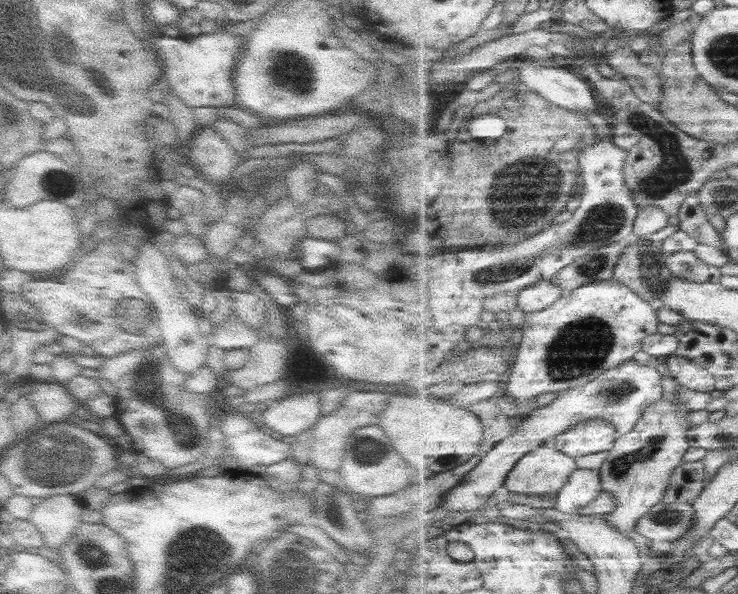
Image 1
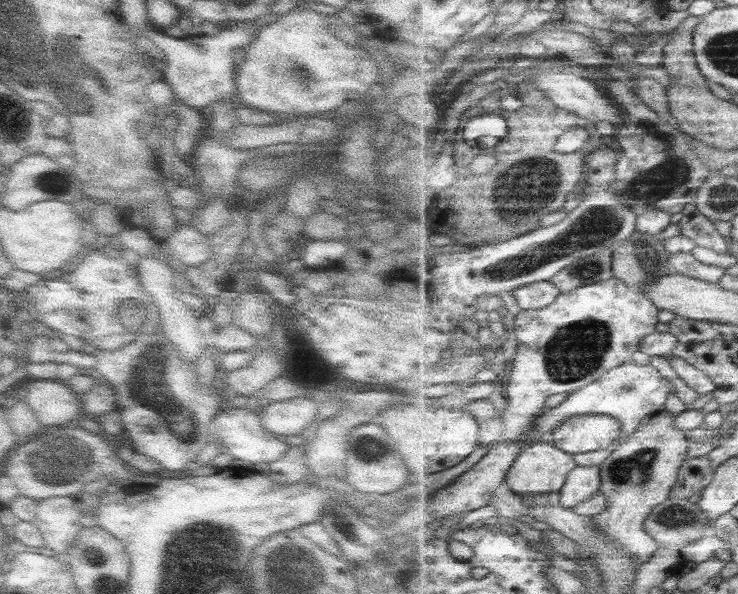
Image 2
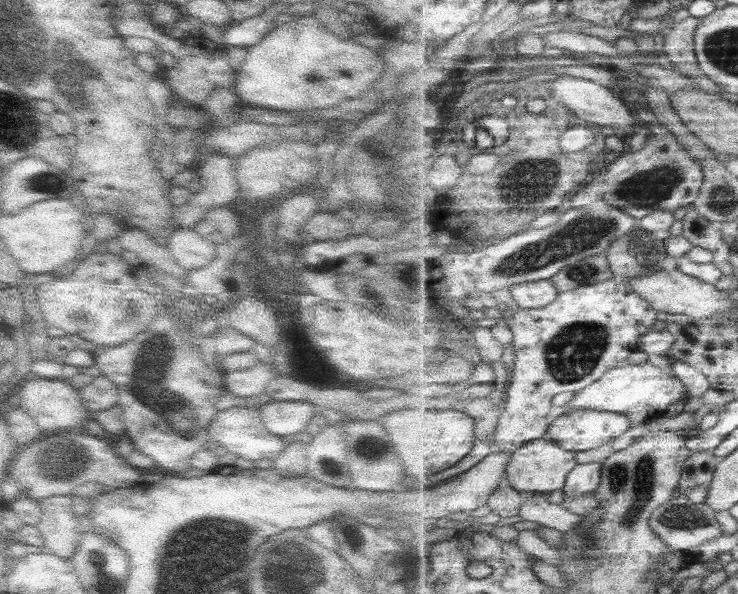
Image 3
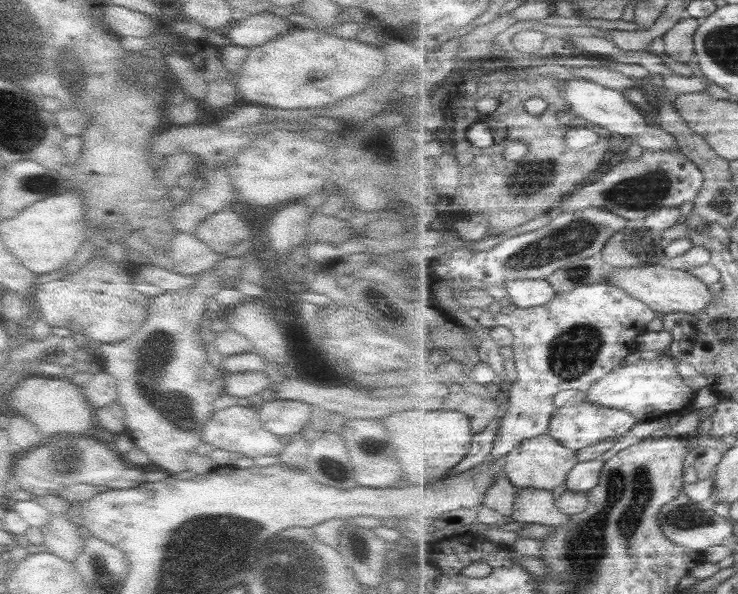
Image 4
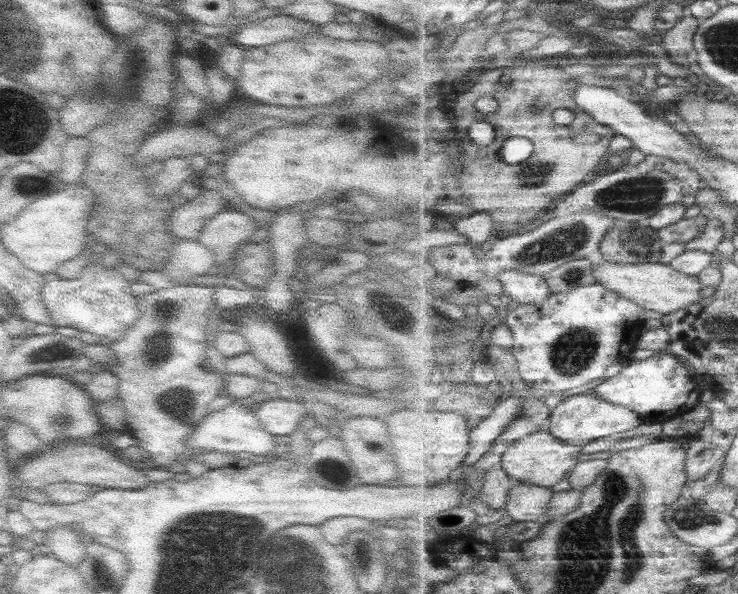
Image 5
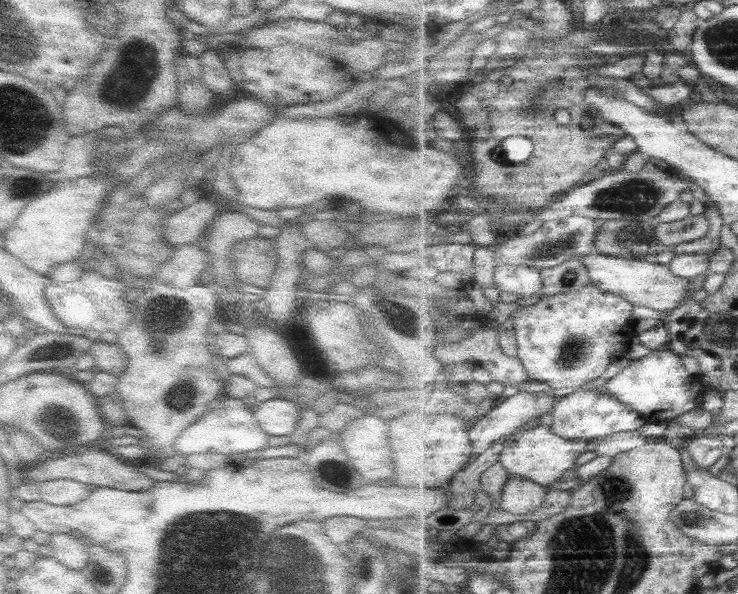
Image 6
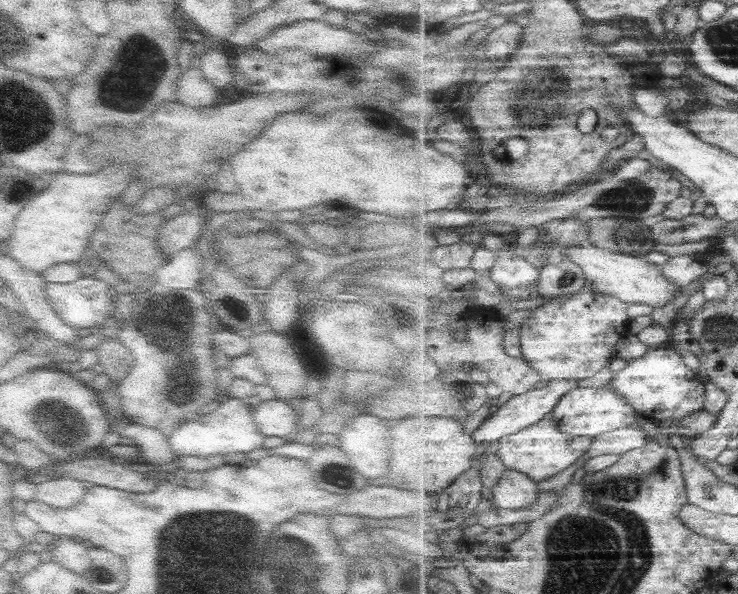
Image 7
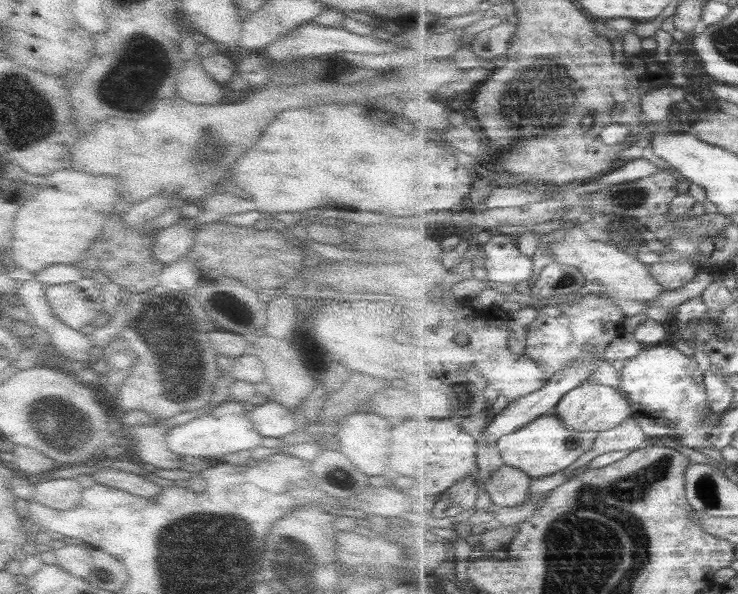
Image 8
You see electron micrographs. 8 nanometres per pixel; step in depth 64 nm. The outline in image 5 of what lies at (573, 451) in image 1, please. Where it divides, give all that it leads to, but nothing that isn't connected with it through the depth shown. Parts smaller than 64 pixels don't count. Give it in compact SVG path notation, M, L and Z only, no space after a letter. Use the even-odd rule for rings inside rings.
M590 389L562 399L556 407L552 409L547 431L556 438L563 440L565 444L571 446L581 446L595 442L599 438L605 438L613 434L628 432L641 426L645 419L634 410L625 408L623 405L613 404L611 401L600 399Z

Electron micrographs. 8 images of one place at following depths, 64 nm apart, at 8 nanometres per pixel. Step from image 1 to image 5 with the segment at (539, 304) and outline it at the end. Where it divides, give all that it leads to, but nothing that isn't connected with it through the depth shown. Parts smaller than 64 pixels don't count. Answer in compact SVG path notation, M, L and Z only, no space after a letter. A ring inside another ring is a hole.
M508 270L500 274L499 281L505 295L518 305L543 304L553 293L549 292L544 276Z

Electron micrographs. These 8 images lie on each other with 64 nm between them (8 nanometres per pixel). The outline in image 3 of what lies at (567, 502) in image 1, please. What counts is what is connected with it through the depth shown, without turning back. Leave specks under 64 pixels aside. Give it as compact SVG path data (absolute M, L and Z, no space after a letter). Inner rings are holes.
M602 462L578 464L568 474L562 489L564 497L578 497L597 490L602 479Z

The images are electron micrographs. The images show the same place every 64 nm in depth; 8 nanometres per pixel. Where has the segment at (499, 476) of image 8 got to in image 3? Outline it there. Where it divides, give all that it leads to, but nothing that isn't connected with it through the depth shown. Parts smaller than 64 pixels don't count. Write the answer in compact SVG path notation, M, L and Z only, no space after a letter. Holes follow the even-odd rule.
M532 492L522 502L518 515L521 520L537 522L541 526L560 530L562 533L576 529L581 516L569 512L563 505L549 501L549 493Z

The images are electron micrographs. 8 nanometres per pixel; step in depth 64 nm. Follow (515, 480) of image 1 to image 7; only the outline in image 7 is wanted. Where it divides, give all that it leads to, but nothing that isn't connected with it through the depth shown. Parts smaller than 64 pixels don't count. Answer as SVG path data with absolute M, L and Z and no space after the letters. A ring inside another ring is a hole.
M549 416L517 434L503 438L498 442L497 453L507 469L522 472L539 483L543 482L575 464L594 444L591 436L571 436L559 429L559 425Z

